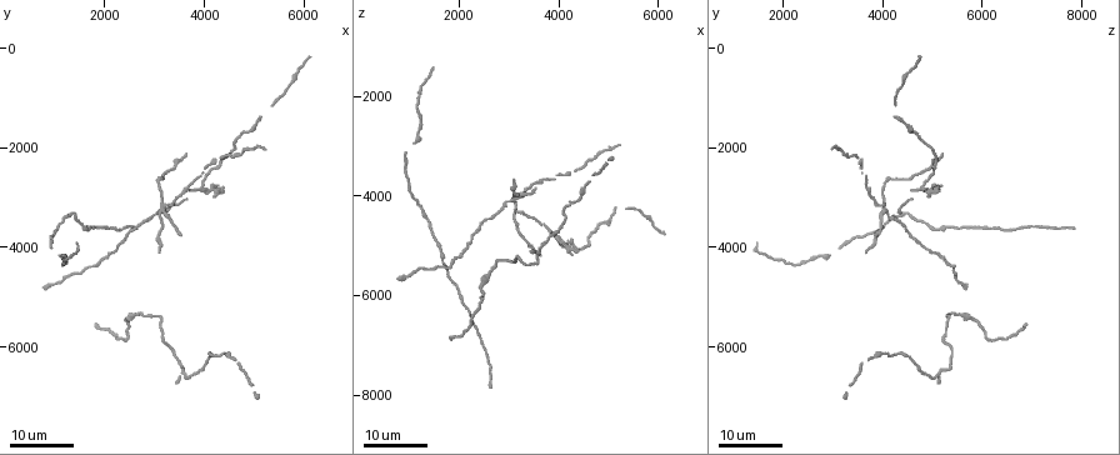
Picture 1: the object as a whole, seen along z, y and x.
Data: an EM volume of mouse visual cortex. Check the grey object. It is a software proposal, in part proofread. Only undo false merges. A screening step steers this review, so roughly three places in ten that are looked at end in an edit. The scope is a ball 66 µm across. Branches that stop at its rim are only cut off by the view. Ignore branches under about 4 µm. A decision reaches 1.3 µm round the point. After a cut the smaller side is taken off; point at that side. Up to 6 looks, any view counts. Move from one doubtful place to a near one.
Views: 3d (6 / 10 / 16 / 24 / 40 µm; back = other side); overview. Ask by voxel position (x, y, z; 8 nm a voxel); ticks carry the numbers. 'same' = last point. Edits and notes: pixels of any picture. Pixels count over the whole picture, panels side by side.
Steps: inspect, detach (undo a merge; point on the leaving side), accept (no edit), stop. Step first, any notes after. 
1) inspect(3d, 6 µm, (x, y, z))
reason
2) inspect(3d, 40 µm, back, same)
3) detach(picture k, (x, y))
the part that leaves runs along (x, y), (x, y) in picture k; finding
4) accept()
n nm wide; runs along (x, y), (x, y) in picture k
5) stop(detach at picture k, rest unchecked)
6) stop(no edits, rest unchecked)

inspect(3d, 24 µm, (4550, 6200, 3750))
thick turns thin

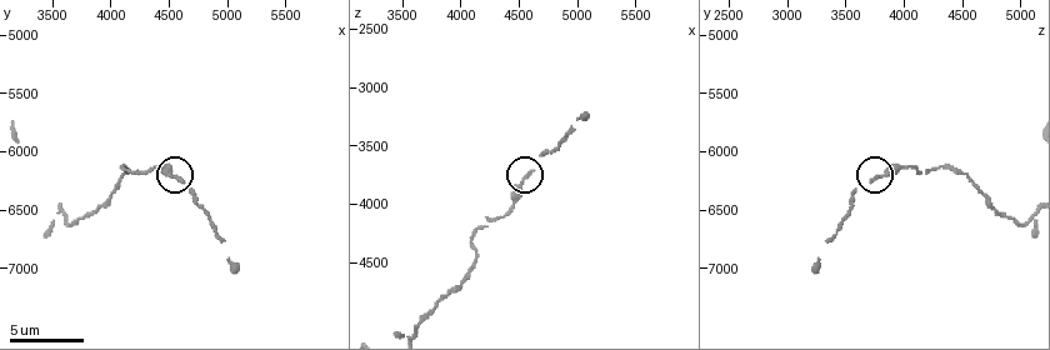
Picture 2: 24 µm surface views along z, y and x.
inspect(3d, 10 µm, (4560, 6240, 3800))

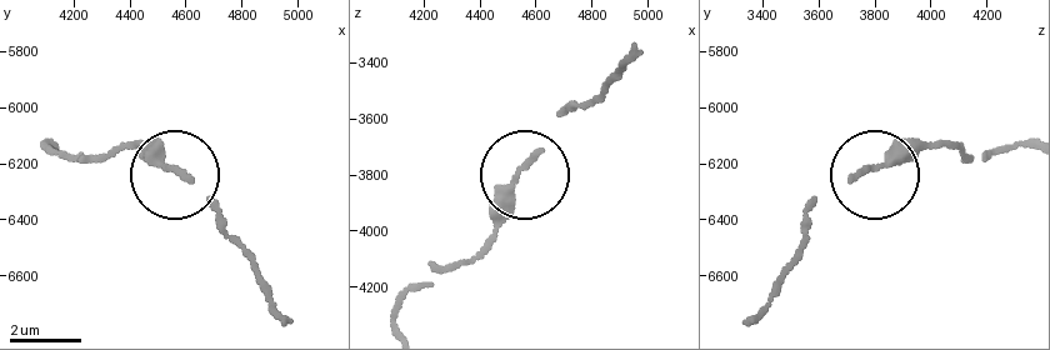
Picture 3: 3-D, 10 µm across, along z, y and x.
accept()
250 nm wide; one neuron here

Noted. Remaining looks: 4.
inspect(3d, 16 µm, (4000, 2850, 4800))
arms part here

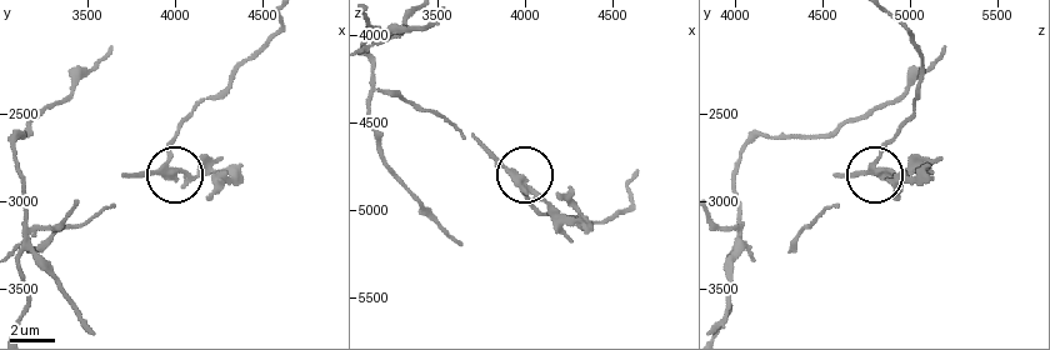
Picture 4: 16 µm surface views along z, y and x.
inspect(3d, 6 µm, (3960, 2820, 4800))

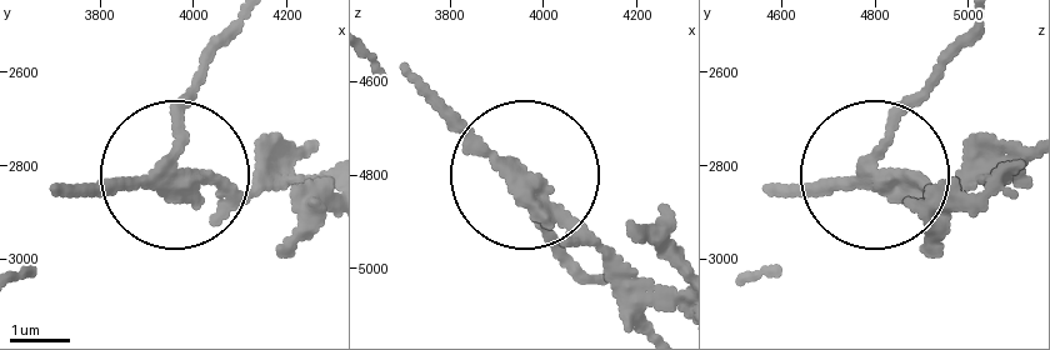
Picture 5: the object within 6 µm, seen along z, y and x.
detach(picture 5, (219, 186))
side arm 5 µm; the part that leaves runs along (525, 169), (669, 288) in picture 5; a second neuron is stuck on

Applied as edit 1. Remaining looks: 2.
stop(detach at picture 5, rest unchecked)

